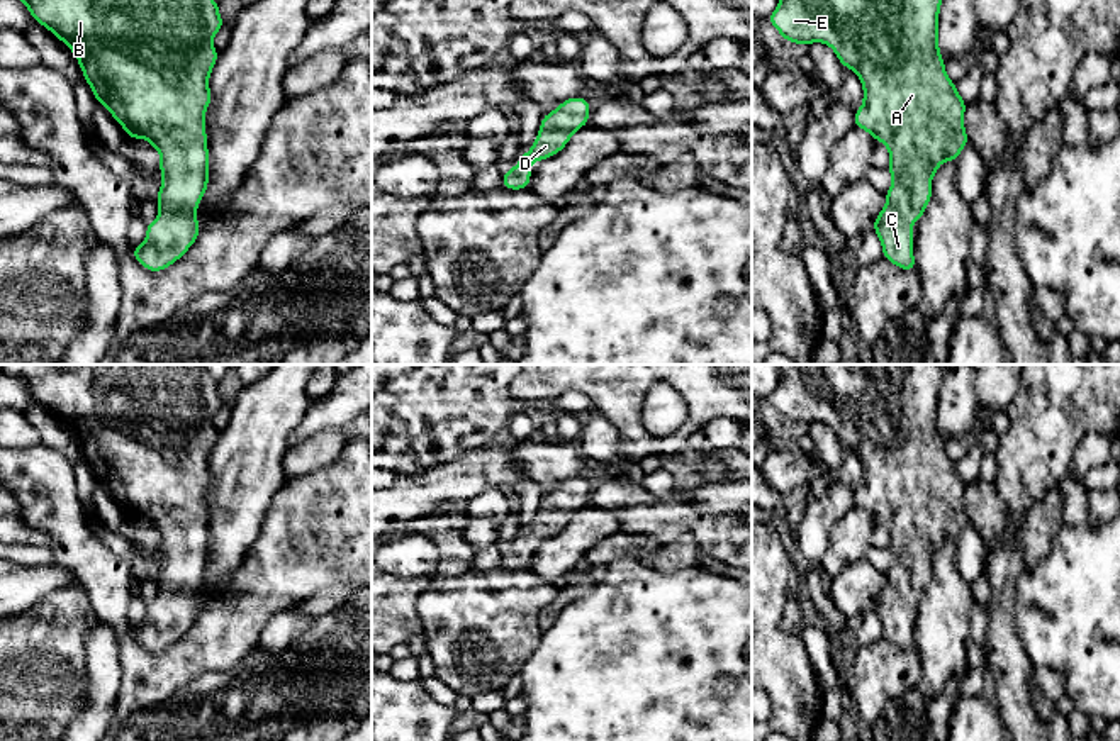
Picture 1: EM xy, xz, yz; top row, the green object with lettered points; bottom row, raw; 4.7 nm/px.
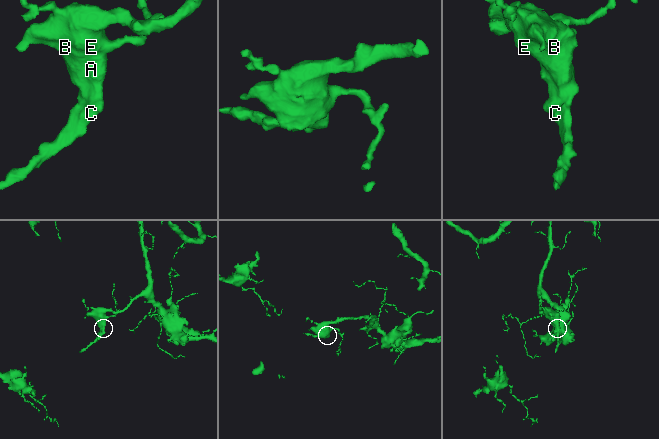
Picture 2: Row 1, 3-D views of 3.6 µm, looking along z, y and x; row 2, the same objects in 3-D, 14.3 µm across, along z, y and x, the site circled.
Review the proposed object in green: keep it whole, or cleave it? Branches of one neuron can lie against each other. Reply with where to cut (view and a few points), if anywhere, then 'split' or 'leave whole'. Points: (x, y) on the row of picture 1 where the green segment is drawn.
cut none; leave whole

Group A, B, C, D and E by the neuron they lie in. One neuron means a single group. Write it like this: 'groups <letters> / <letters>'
groups A B C D E

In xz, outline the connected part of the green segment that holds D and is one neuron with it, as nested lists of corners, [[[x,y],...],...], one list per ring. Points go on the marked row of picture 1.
[[[572,97],[543,115],[531,149],[521,154],[514,168],[504,171],[502,187],[507,190],[526,190],[531,183],[529,164],[558,154],[574,132],[587,125],[589,114],[589,100],[585,97]]]

